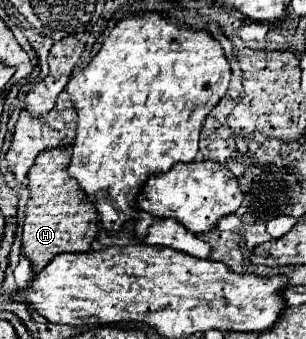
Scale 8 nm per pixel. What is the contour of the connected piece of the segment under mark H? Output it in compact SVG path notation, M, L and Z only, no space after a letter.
M51 150L37 156L33 170L29 170L27 190L29 200L25 206L25 224L21 238L21 252L31 262L33 272L41 272L51 258L61 252L87 252L99 234L97 212L93 210L87 194L69 178L69 150Z

